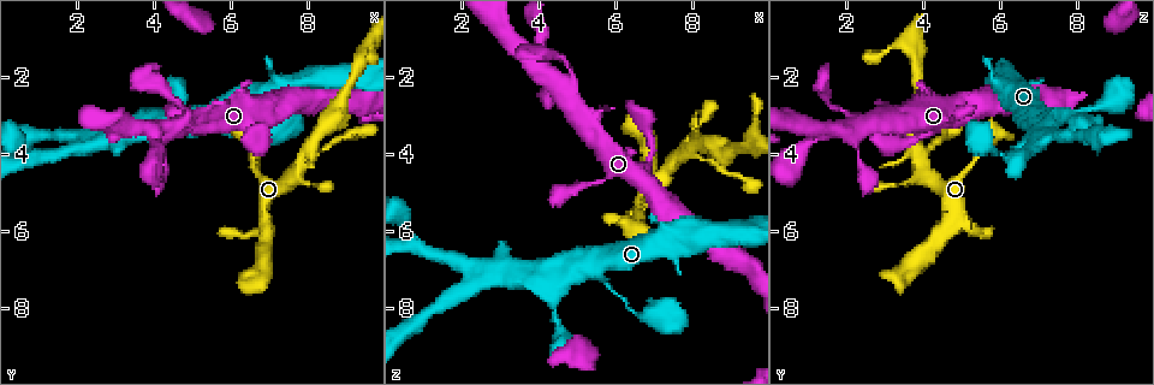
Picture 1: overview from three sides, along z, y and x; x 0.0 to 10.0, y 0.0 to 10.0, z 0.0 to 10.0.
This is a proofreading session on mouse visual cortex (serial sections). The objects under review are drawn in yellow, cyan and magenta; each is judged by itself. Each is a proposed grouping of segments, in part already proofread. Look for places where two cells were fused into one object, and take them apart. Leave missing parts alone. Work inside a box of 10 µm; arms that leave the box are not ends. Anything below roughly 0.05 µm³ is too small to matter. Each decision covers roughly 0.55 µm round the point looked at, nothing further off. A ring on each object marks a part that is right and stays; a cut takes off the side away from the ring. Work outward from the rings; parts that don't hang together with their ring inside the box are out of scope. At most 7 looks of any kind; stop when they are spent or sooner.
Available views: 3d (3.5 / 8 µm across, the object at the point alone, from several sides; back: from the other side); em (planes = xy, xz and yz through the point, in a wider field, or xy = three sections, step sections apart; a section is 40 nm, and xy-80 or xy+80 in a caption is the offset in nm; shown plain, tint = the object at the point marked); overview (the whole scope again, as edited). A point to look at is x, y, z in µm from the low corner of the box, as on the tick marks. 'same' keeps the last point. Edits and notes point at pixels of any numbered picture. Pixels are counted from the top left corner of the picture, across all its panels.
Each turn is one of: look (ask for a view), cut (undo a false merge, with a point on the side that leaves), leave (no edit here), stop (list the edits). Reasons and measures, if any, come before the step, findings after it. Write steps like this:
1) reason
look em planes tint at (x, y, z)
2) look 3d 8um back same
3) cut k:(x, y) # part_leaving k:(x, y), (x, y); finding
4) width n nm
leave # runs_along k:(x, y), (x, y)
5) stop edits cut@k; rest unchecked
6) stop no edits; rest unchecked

two arms in line, one across
look 3d 8um at (8.00, 4.00, 4.05)

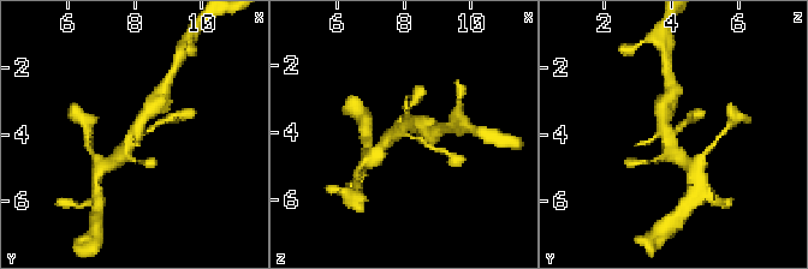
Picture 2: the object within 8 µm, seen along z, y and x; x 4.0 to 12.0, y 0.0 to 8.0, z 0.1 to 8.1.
look em planes tint same

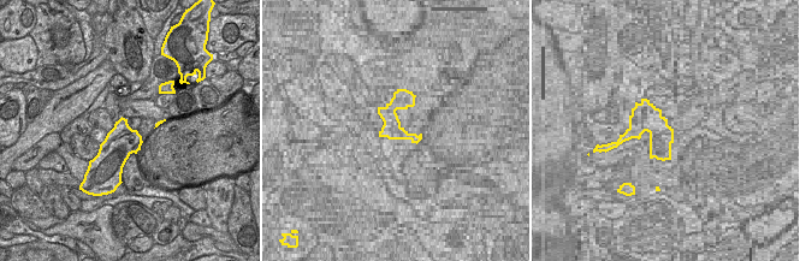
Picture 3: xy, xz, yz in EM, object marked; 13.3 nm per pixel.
leave # runs_along 2:(114, 162), (152, 108); one cell here

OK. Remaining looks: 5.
two arms in line, one across
look 3d 3.5um at (2.85, 3.65, 6.95)

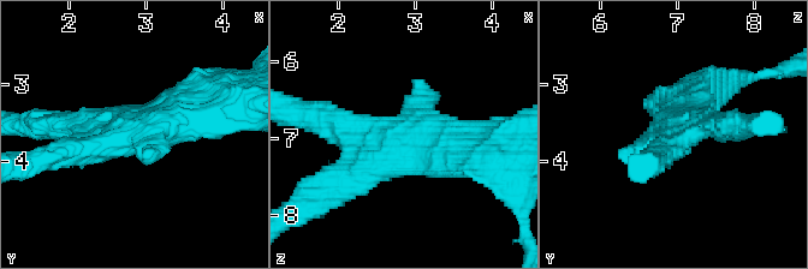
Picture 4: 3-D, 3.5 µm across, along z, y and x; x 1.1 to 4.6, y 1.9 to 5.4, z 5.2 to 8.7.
need the tissue
look em xy step 1 tint at (2.95, 3.60, 6.95)

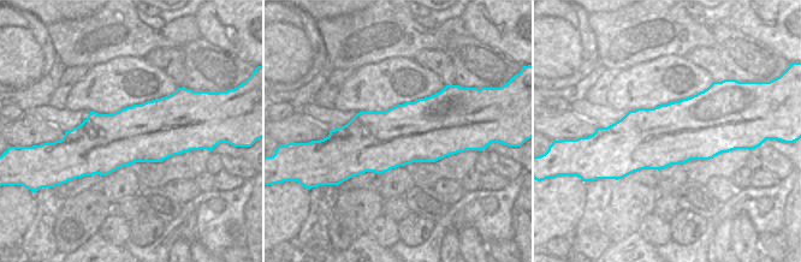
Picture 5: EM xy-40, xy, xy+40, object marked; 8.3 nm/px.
leave # runs_along 4:(212, 106), (65, 150); continuous, no second cell

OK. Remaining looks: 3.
arms part here
look 3d 3.5um at (0.70, 4.10, 6.30)

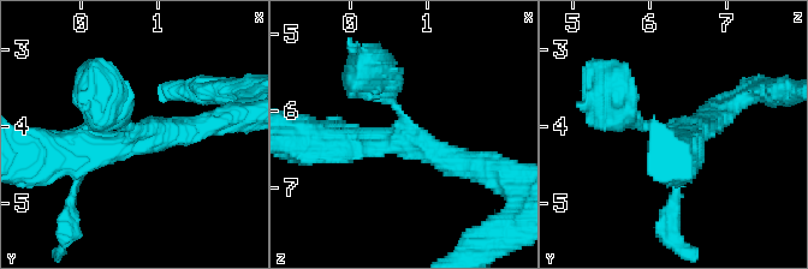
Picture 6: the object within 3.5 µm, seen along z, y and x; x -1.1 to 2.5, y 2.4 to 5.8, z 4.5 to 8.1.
look em xy step 1 tint at (0.70, 4.10, 6.30)

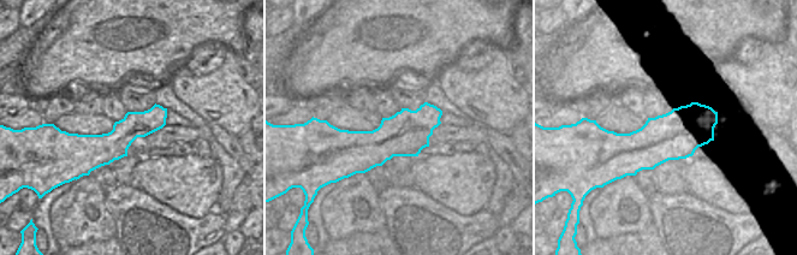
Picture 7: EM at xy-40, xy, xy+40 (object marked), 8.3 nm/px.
another direction
look em xy step 5 tint same

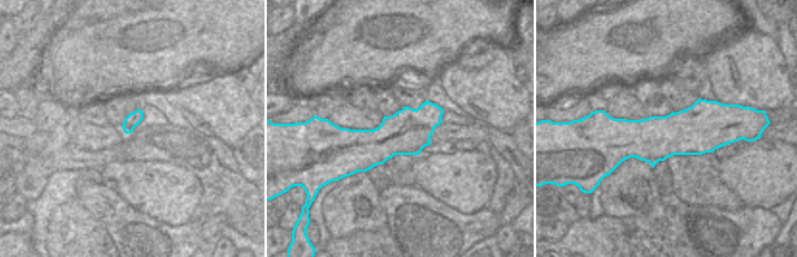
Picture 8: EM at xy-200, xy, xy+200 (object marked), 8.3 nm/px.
width 380 nm
leave # runs_along 6:(477, 165), (407, 141), (403, 115), (370, 76); all the same cell

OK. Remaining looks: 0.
stop no edits; rest unchecked

